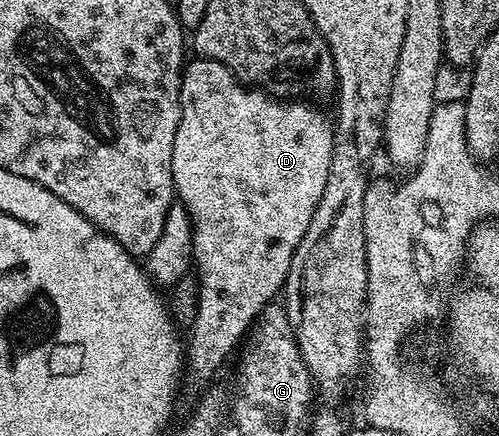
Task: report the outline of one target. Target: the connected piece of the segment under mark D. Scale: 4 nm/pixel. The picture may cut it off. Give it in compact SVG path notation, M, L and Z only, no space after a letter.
M193 57L185 65L180 76L180 119L178 132L174 132L174 152L172 153L172 188L175 197L186 208L192 221L192 260L194 274L200 283L198 292L198 312L193 320L190 333L192 339L186 342L186 378L192 382L208 382L220 370L220 365L232 354L236 345L245 341L246 335L253 329L254 323L262 311L273 301L272 298L284 289L284 281L288 278L290 264L294 260L294 252L306 236L306 228L310 228L310 220L314 220L314 208L318 208L318 200L322 200L322 191L326 188L326 176L330 176L330 160L332 159L332 131L334 122L308 100L281 100L271 94L265 94L259 88L244 85L224 67L221 62L212 58Z

